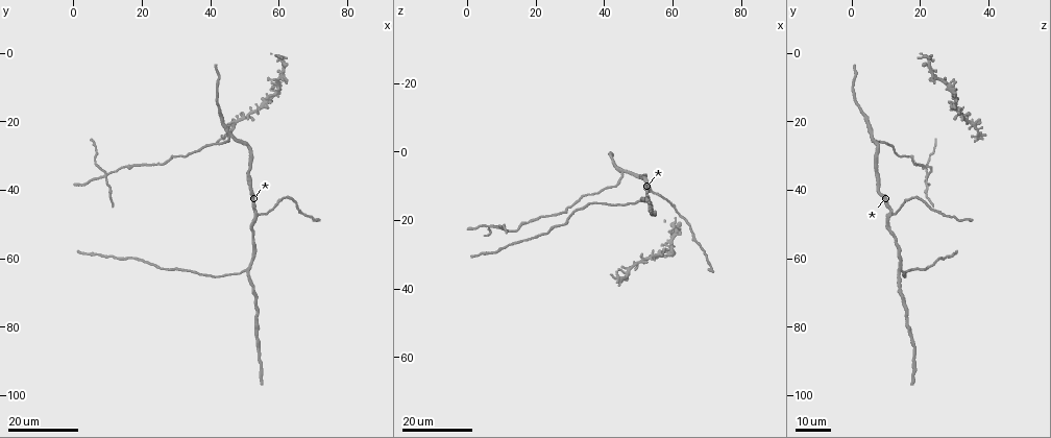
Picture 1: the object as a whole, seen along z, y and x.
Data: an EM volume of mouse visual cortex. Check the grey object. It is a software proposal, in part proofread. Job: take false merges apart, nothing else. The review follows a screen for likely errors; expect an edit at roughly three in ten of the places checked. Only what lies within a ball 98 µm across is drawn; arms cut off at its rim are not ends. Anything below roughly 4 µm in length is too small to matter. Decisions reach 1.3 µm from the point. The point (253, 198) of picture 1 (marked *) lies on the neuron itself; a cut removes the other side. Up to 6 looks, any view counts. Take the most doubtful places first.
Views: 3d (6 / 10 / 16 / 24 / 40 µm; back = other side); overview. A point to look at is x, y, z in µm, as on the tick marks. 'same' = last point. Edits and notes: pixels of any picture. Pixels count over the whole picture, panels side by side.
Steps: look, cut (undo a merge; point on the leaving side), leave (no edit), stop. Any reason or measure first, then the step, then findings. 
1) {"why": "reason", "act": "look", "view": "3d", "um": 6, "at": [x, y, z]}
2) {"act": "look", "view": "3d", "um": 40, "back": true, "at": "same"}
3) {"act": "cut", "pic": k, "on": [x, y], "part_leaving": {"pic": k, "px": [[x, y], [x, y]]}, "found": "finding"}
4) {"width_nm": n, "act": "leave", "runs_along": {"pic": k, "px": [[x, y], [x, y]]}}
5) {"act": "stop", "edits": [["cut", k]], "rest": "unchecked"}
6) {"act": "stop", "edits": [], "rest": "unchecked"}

{"why": "looks like a crossing", "act": "look", "view": "3d", "um": 24, "at": [9.0, 35.5, 22.0]}

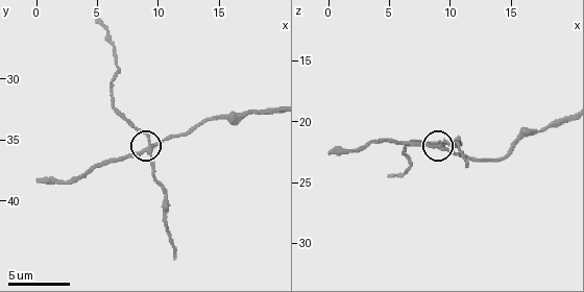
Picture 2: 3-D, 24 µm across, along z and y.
{"act": "look", "view": "3d", "um": 10, "at": [9.2, 35.4, 22.0]}

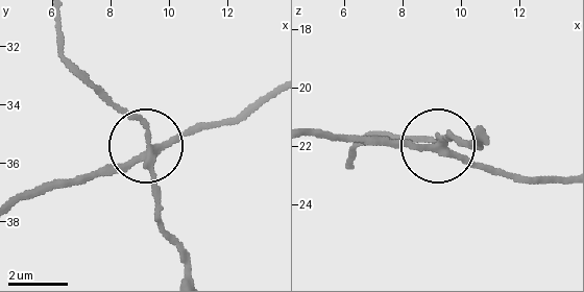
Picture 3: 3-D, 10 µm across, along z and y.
{"act": "look", "view": "3d", "um": 10, "back": true, "at": [9.3, 35.5, 22.0]}

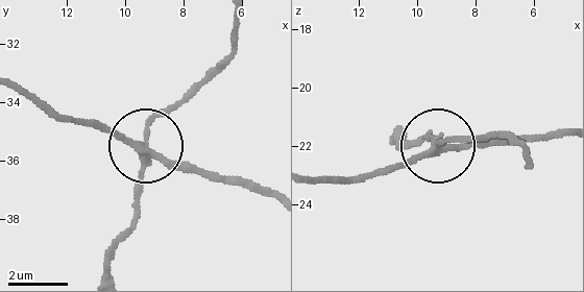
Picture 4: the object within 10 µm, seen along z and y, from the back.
{"arms": 4, "act": "cut", "pic": 4, "on": [139, 198], "part_leaving": {"pic": 4, "px": [[141, 153], [150, 125], [223, 58], [238, 21]]}, "found": "two neurons meet here"}

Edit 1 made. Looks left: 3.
{"act": "look", "view": "overview"}

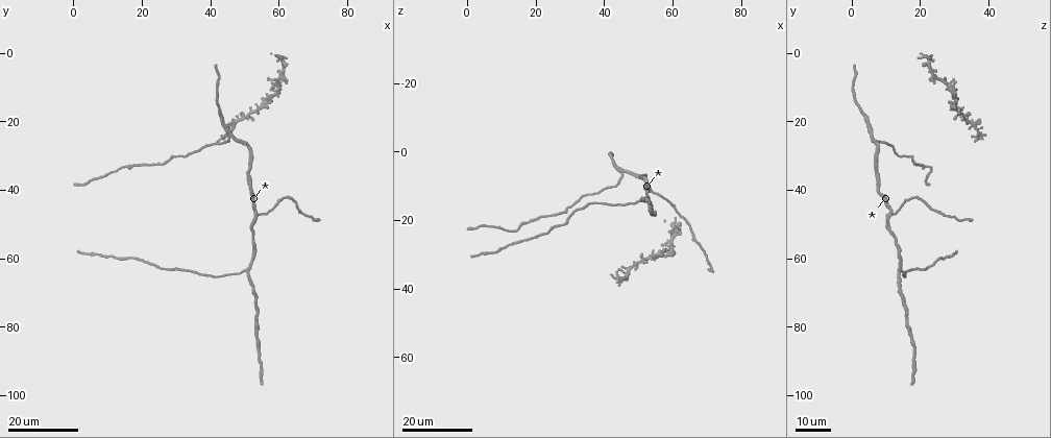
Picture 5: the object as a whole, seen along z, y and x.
{"why": "side arm on a straight run", "act": "look", "view": "3d", "um": 16, "at": [45.0, 24.5, 5.5]}

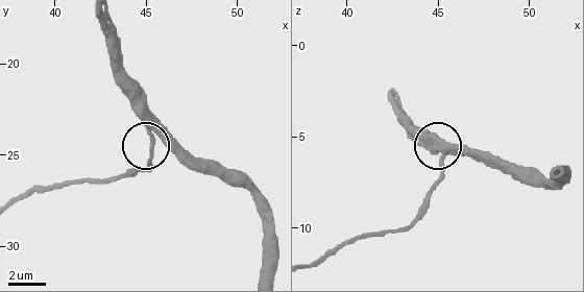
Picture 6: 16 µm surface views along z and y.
{"act": "look", "view": "3d", "um": 6, "at": [45.3, 24.4, 5.9]}

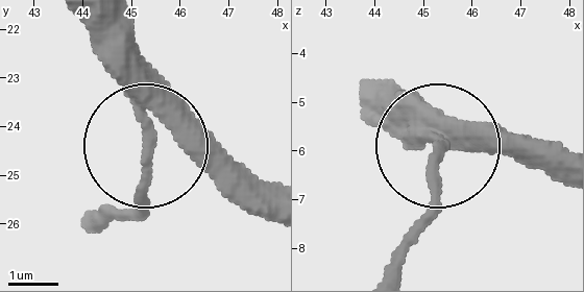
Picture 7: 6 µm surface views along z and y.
{"act": "leave", "runs_along": {"pic": 7, "px": [[271, 220], [150, 138], [134, 21]]}, "found": "continuous, no second neuron"}

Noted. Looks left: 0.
{"act": "stop", "edits": [["cut", 4]], "rest": "unchecked"}

